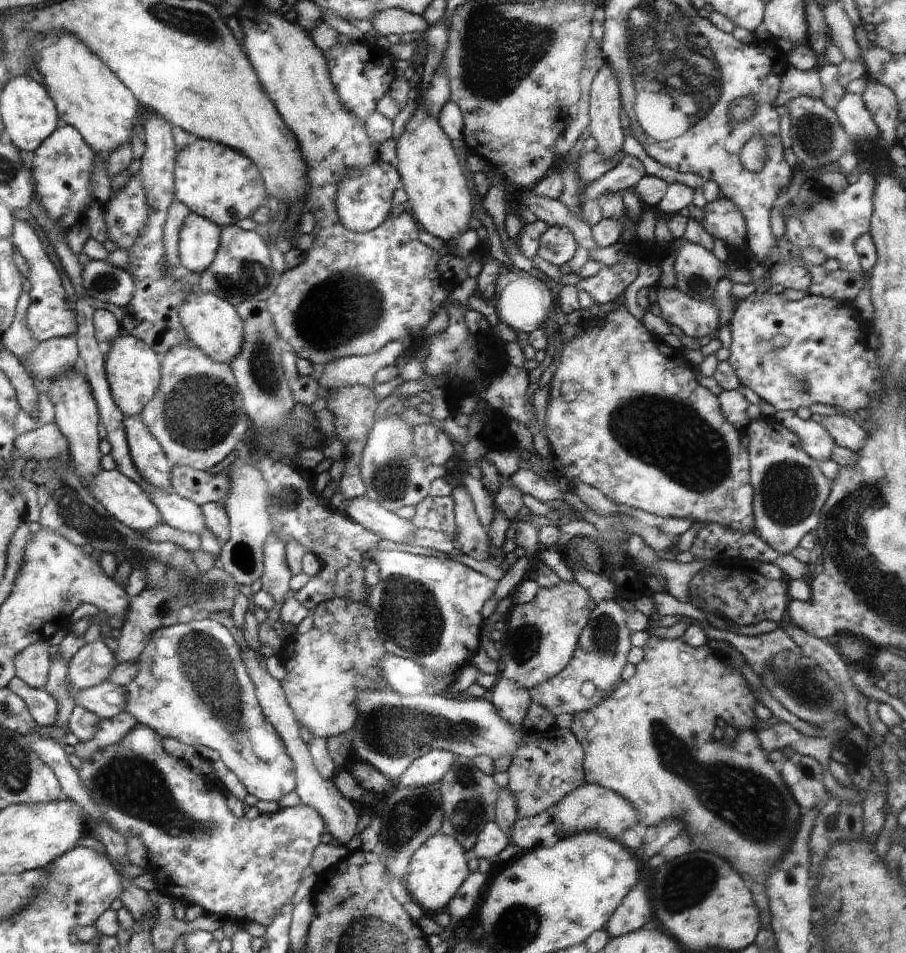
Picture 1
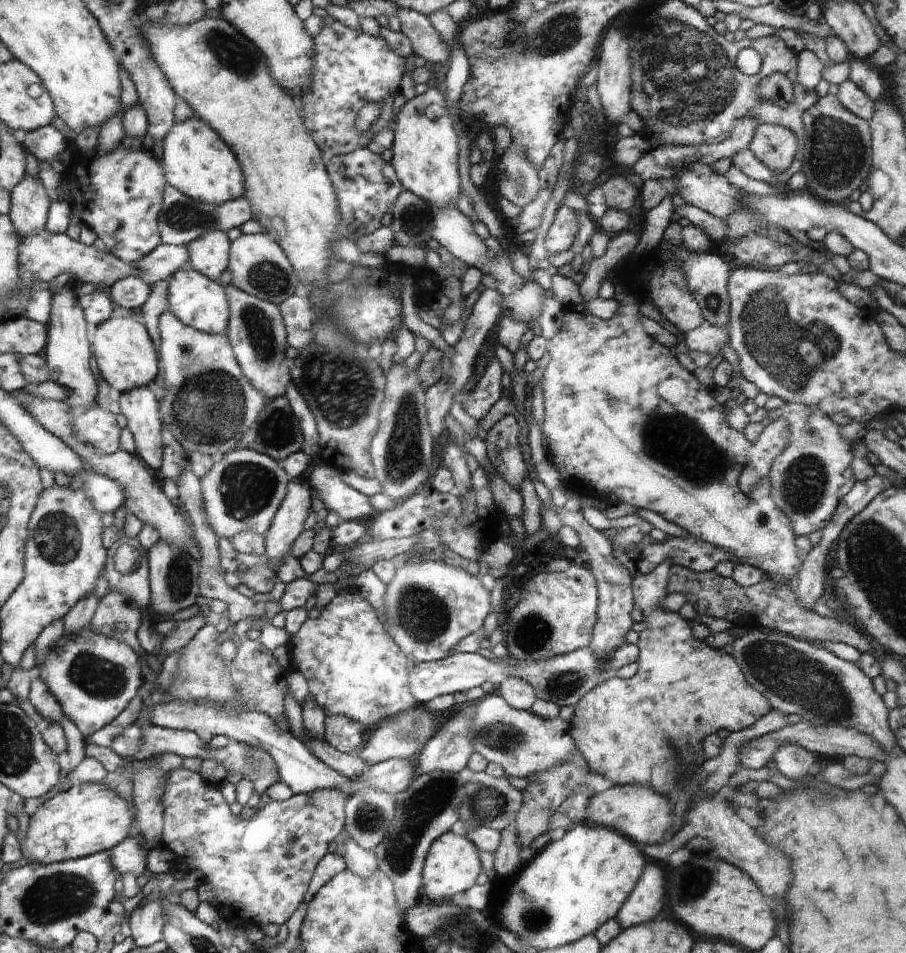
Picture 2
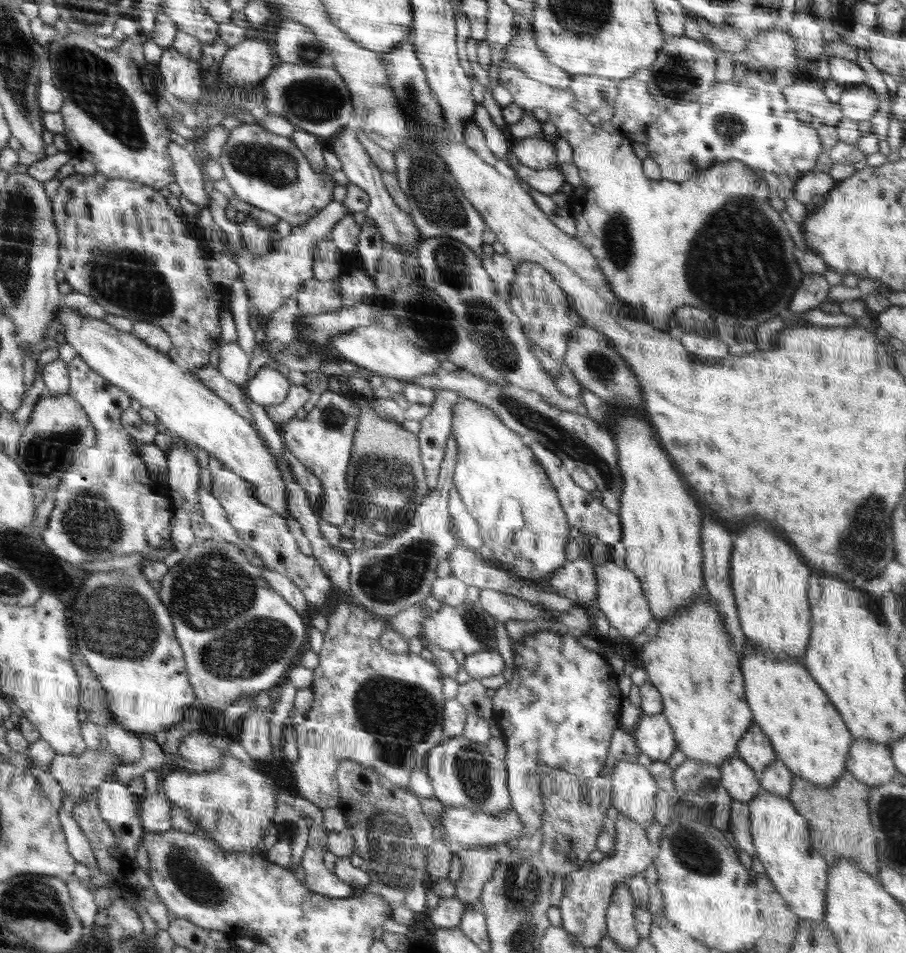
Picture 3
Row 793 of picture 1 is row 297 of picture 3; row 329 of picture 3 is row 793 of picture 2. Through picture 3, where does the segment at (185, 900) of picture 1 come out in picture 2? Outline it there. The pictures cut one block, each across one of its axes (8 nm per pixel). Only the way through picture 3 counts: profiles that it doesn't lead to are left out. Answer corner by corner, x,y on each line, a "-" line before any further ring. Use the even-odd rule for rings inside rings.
392,758
369,765
362,774
350,779
346,788
315,789
308,793
296,793
288,800
268,802
262,810
255,809
250,820
231,813
218,785
204,781
199,772
179,768
166,778
162,794
164,818
162,845
174,854
175,866
187,866
188,871
200,870
204,878
203,887
211,887
216,896
215,908
221,922
228,927
243,928
248,922
256,922
259,928
266,924
284,924
302,902
318,861
328,853
330,842
345,828
345,806
354,792
364,788
384,790
396,795
406,790
417,777
414,758

